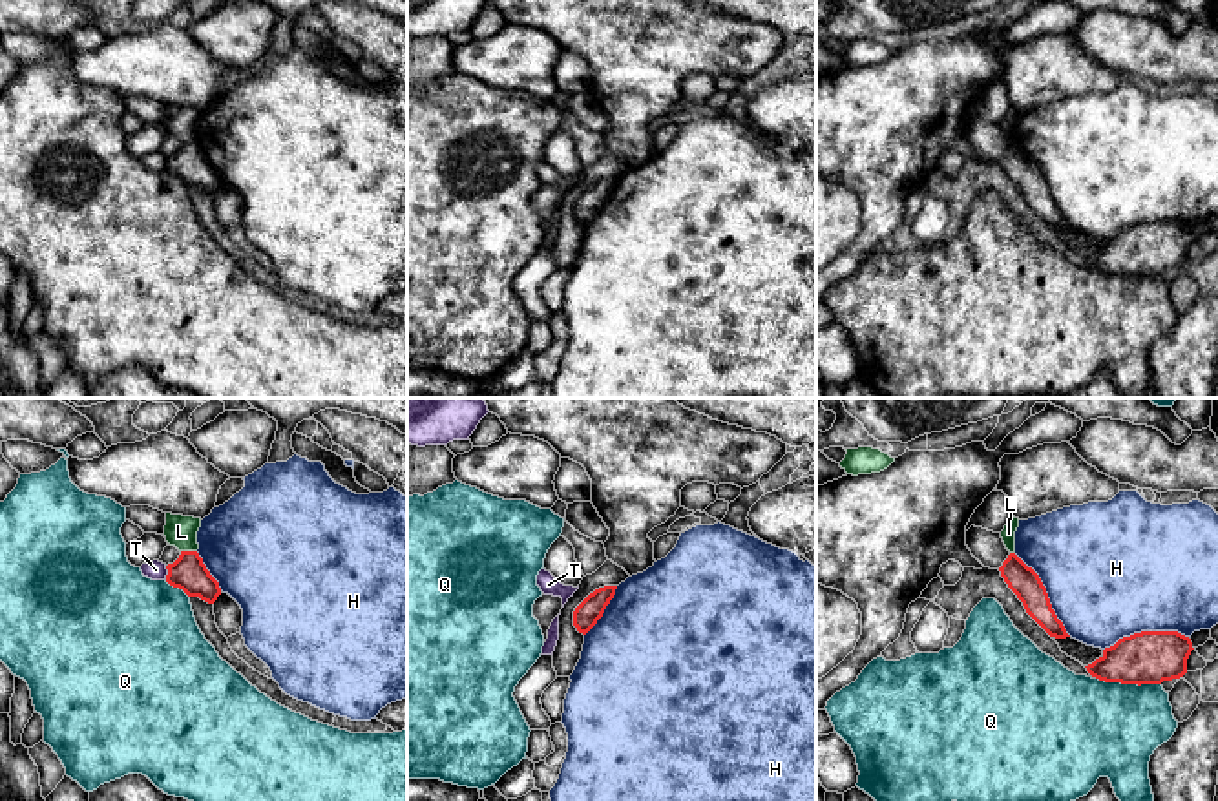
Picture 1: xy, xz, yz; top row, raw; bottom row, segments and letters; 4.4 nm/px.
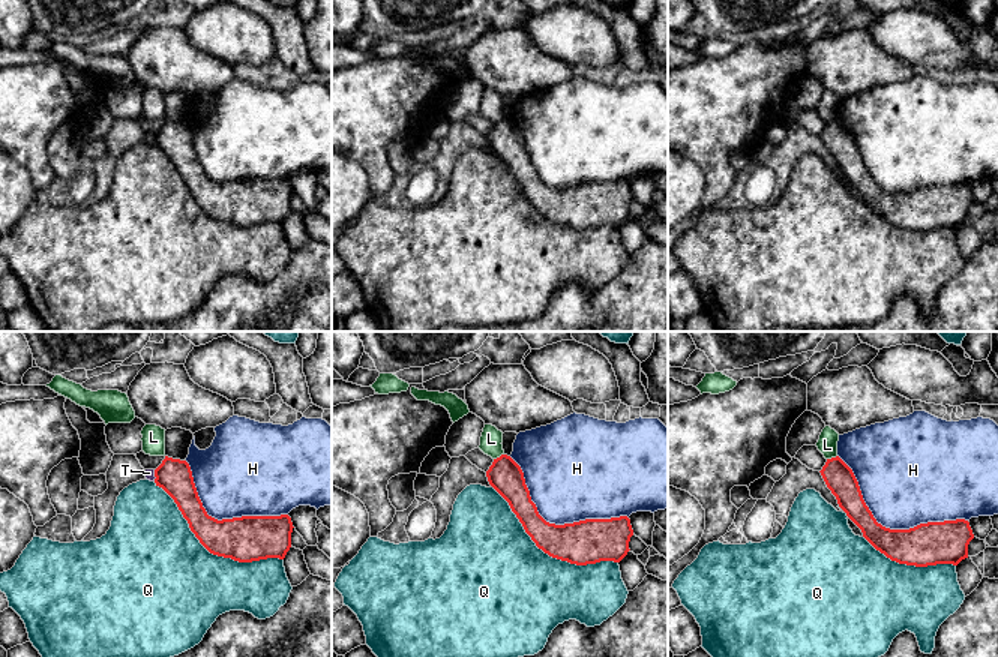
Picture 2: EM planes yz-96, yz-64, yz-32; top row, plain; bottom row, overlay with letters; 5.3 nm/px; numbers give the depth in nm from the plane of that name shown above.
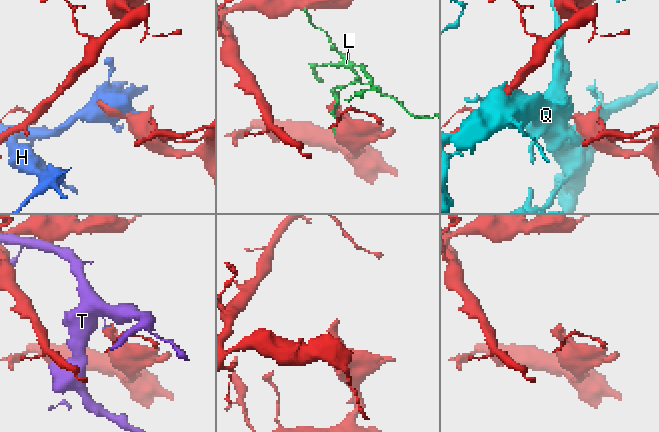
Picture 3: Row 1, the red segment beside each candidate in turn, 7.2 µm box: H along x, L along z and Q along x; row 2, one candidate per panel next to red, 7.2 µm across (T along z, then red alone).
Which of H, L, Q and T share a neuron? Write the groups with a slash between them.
H / L / Q / T

